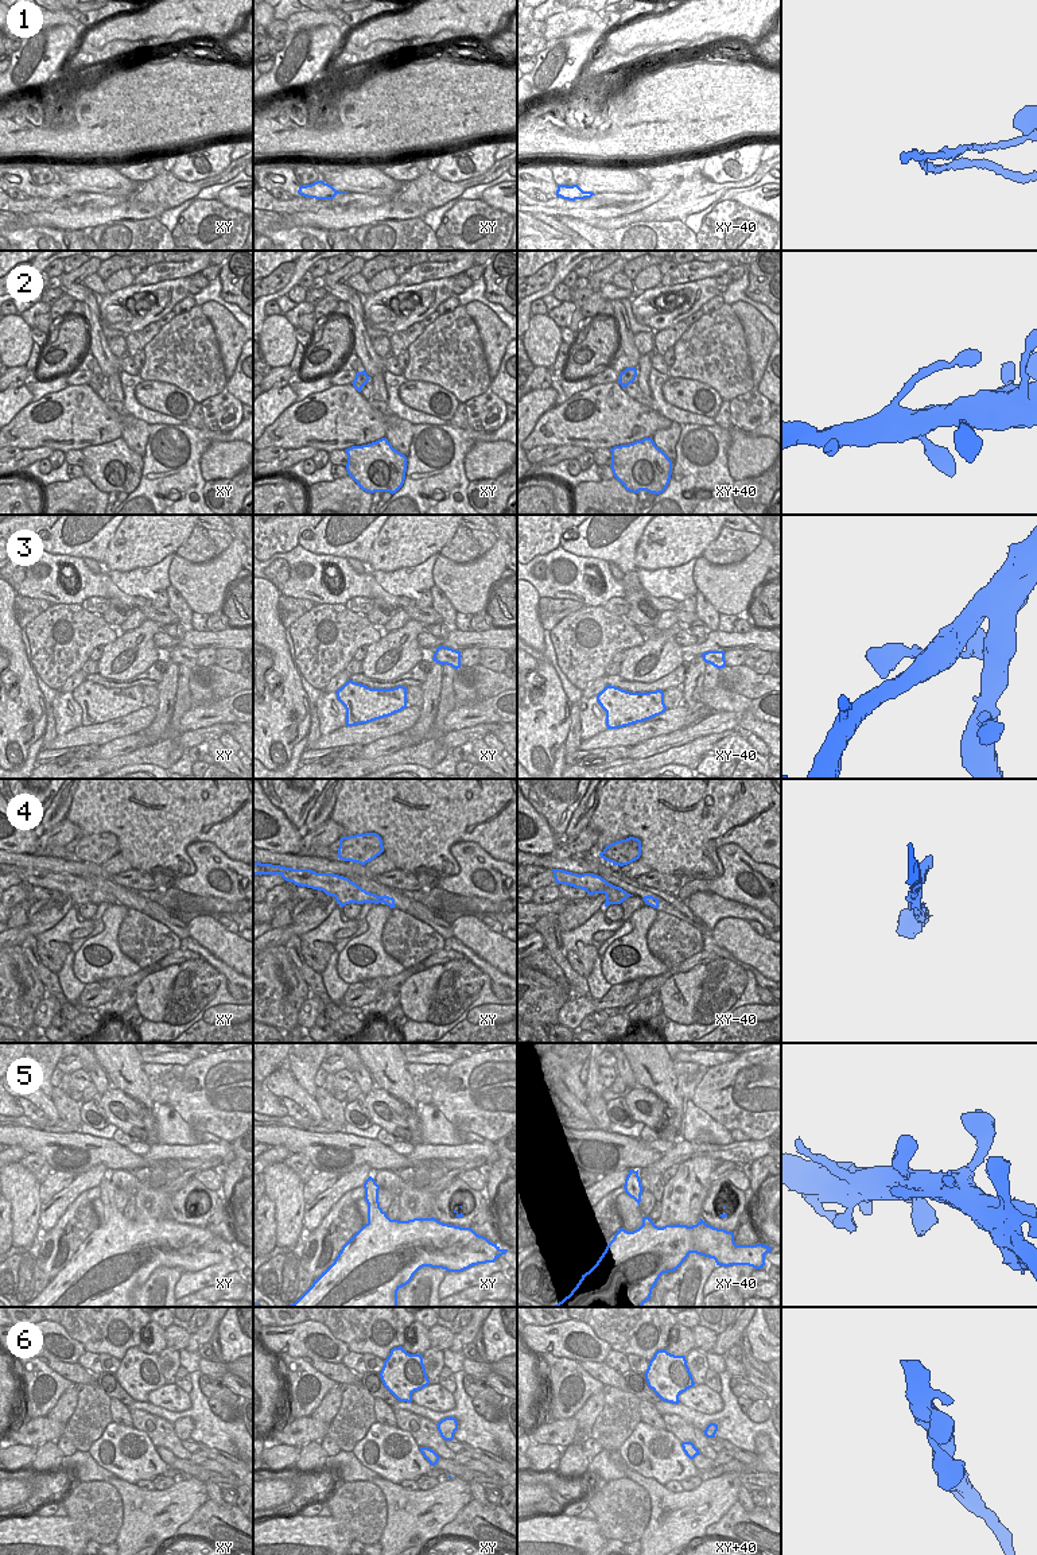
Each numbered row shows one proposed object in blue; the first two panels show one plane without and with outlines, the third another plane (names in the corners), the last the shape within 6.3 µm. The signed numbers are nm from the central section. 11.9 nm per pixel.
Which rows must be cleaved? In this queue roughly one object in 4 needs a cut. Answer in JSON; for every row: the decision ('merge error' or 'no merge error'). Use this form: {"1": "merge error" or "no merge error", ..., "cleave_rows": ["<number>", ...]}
{"1": "merge error", "2": "no merge error", "3": "no merge error", "4": "merge error", "5": "no merge error", "6": "no merge error", "cleave_rows": ["1", "4"]}

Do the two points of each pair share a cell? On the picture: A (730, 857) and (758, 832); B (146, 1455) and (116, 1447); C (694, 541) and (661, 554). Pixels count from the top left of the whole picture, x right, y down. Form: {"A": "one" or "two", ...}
{"A": "two", "B": "one", "C": "one"}

